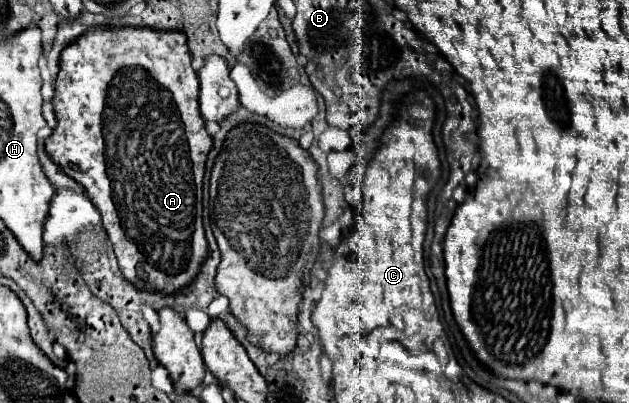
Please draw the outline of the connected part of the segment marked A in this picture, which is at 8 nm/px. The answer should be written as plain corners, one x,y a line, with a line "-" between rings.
132,27
88,31
86,35
82,35
78,41
74,41
62,51
60,73
56,79
56,93
54,93
54,113
56,113
58,125
54,133
46,139
48,157
58,167
62,167
62,171
68,177
72,177
76,183
80,183
86,189
88,199
100,211
104,229
114,245
114,253
124,279
142,291
154,291
164,295
172,295
188,287
194,281
194,277
200,273
200,267
208,257
208,241
202,225
202,185
204,185
206,157
212,149
212,139
206,133
206,121
204,117
200,117
200,111
198,111
198,77
190,61
192,59
188,53
186,37
180,31
156,33
152,29
132,29

